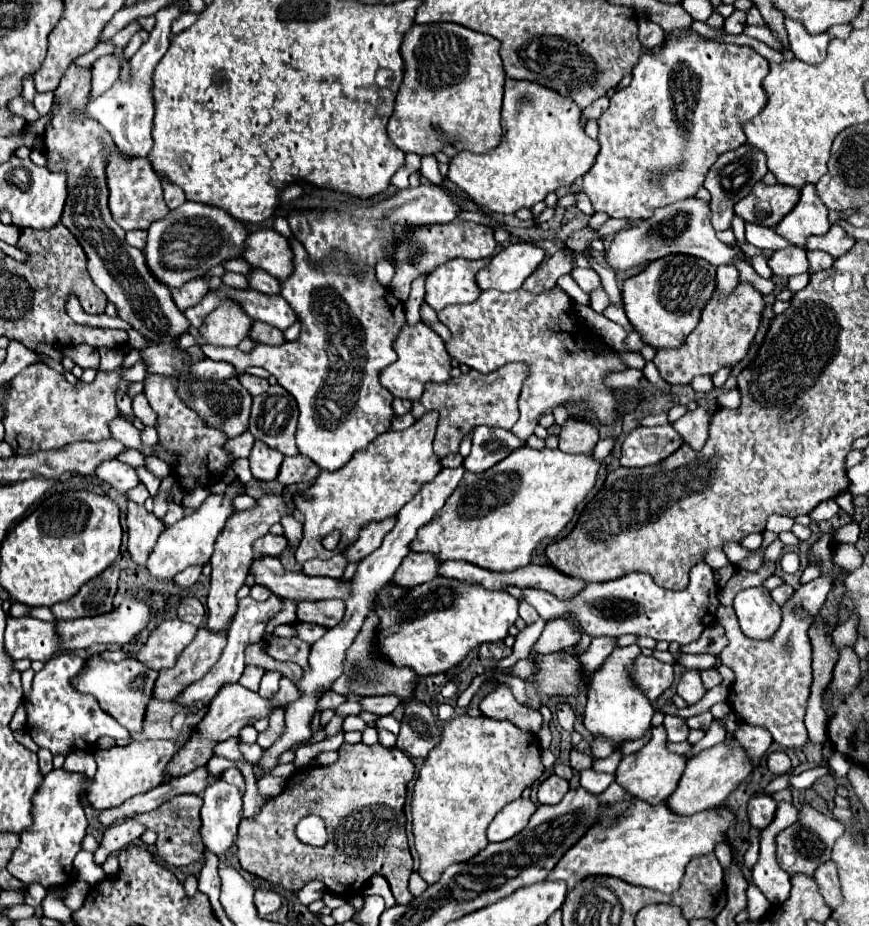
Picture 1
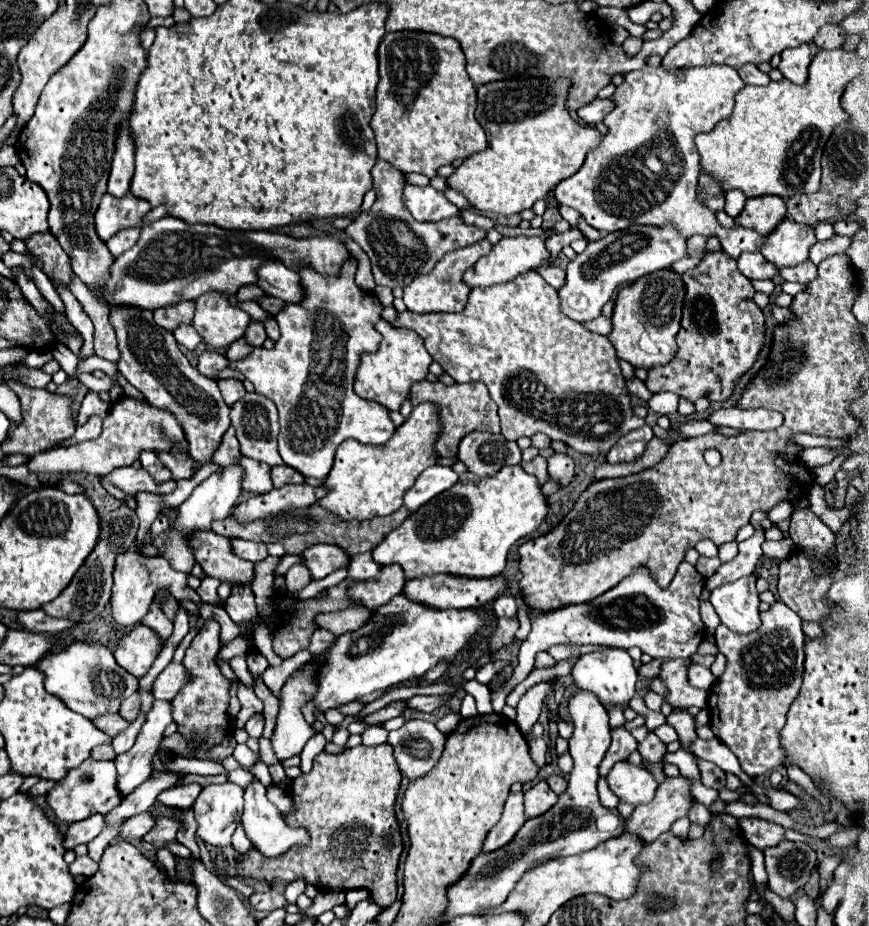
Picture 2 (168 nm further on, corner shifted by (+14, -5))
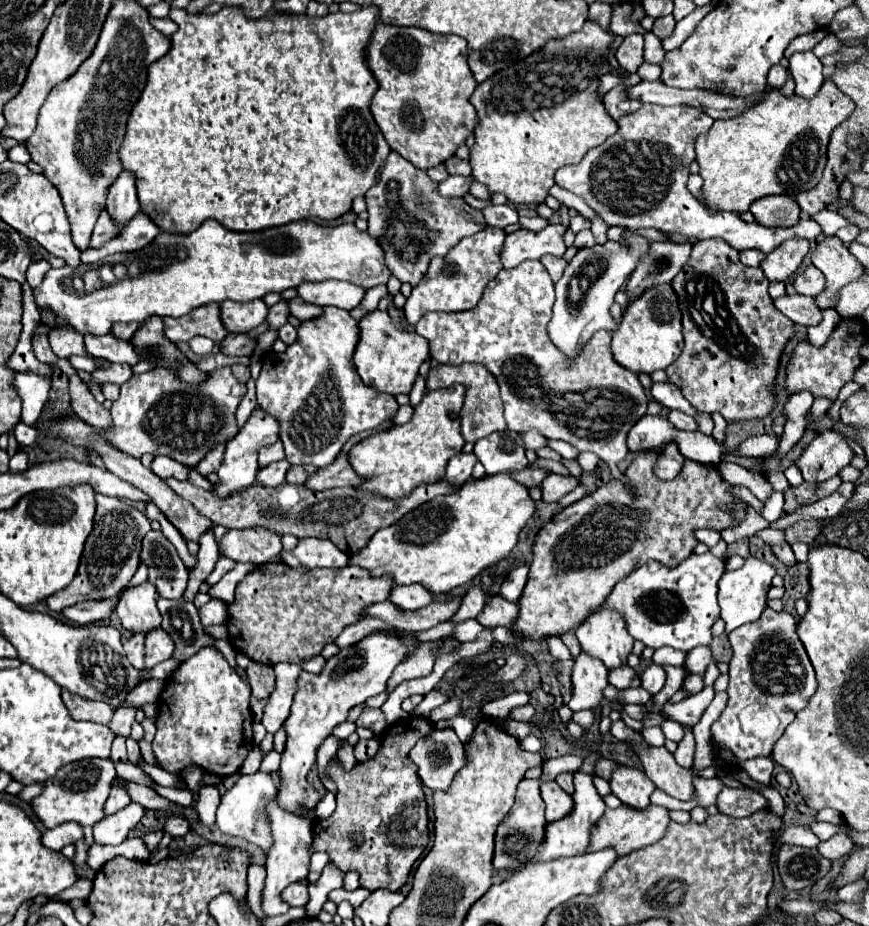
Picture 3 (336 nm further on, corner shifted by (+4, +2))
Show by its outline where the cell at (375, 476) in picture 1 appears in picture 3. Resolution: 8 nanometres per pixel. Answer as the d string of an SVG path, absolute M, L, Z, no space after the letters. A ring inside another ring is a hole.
M464 385L430 391L414 409L414 415L406 425L394 425L388 431L356 443L350 449L350 465L366 479L360 489L400 499L416 489L416 485L440 481L446 473L448 459L460 453L466 443L460 435L460 409L464 405L464 393Z

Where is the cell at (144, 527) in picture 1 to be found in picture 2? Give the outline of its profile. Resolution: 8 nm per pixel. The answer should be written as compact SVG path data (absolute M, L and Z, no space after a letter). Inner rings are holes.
M136 540L116 556L116 568L114 568L114 586L112 586L112 616L118 624L130 626L140 622L146 616L152 598L158 590L168 590L176 600L192 600L196 606L202 606L202 598L196 590L188 586L188 574L174 572L170 564L158 560L158 558L144 558L138 550Z

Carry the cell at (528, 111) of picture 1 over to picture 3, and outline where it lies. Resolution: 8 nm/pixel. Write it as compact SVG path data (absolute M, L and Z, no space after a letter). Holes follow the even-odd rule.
M586 21L584 27L576 33L570 33L568 37L560 37L560 39L554 39L554 41L548 41L542 49L534 51L532 55L520 59L518 63L514 63L512 67L506 67L502 71L498 71L496 75L488 77L484 83L480 83L474 93L470 95L470 103L474 105L476 109L476 115L478 115L478 123L476 123L476 129L474 129L474 145L470 147L470 167L472 167L472 177L480 183L484 183L488 187L488 191L500 191L504 193L512 203L526 203L526 205L540 205L544 203L546 195L548 195L548 189L554 185L554 173L558 167L564 167L568 163L578 163L582 161L582 157L594 149L596 145L602 145L612 133L616 133L616 121L608 115L602 99L598 97L598 87L600 87L600 77L610 73L610 61L608 61L608 55L610 55L610 47L614 43L614 35L606 29L602 29L596 21Z

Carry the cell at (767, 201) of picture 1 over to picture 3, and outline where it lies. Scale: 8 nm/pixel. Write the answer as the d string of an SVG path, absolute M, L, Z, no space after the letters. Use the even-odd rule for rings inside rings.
M776 195L754 201L750 213L764 227L792 227L798 223L800 207L790 195Z

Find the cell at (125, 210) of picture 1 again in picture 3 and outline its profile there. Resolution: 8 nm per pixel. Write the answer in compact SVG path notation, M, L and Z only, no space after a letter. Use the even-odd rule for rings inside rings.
M104 211L98 221L96 221L96 227L92 231L92 237L90 237L90 245L96 249L96 247L102 247L106 241L110 241L112 237L116 235L116 225L112 225L112 219L108 217L108 213Z

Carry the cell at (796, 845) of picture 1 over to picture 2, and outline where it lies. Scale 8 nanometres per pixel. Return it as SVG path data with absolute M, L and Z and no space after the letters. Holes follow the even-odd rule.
M782 840L772 848L764 848L768 886L780 898L790 898L808 880L816 866L816 850L810 844Z

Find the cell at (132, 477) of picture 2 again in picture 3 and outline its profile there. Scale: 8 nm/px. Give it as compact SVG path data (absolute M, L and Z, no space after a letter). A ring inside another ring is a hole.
M154 457L152 471L162 479L164 477L174 477L174 479L180 479L180 481L186 481L188 475L190 475L190 467L180 465L178 461L172 461L170 457Z

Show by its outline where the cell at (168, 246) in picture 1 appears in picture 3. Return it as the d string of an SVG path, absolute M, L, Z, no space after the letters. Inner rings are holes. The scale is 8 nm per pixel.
M204 221L200 225L200 229L196 229L196 233L188 235L188 237L168 237L168 233L160 233L146 249L142 249L140 253L116 253L116 255L110 255L106 259L100 259L98 263L92 263L92 265L84 265L80 263L80 267L72 269L72 267L62 267L62 269L50 269L44 277L44 281L40 283L40 287L32 289L34 293L34 301L36 301L36 307L42 311L42 309L50 309L54 315L56 315L56 327L70 327L74 329L76 333L80 335L94 335L94 337L100 337L100 335L106 335L112 331L112 325L118 323L118 321L136 321L136 323L142 323L144 319L148 317L180 317L180 315L186 315L190 313L192 309L196 307L202 307L202 305L208 305L208 303L222 303L226 299L230 301L240 301L240 303L246 303L246 301L254 301L254 299L262 299L264 295L276 291L276 293L282 293L284 289L290 289L290 287L298 287L300 283L316 283L316 281L326 281L326 279L338 279L338 281L350 281L358 287L364 287L364 289L372 289L376 285L384 285L388 283L388 279L392 277L390 269L386 267L384 263L384 251L382 247L378 245L378 241L374 237L370 237L368 231L360 231L356 229L354 223L344 223L344 225L336 225L336 227L322 227L322 225L316 225L312 221L292 221L292 223L286 223L282 227L272 227L272 229L266 229L266 231L256 231L256 233L232 233L228 229L224 229L220 223L216 221ZM88 271L98 271L98 283L96 287L88 289L86 283L84 283L84 273Z

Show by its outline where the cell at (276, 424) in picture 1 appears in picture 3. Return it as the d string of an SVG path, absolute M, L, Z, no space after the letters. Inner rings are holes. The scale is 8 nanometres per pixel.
M278 441L278 445L270 445L270 447L264 447L260 449L260 457L258 457L258 467L266 467L274 461L280 461L284 459L284 449L282 449L282 443Z

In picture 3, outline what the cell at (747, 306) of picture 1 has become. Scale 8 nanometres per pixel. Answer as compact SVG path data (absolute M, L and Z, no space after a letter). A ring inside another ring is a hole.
M706 239L706 241L698 241L692 245L692 253L690 253L690 259L688 263L684 265L684 269L672 279L672 289L676 291L678 295L678 301L680 301L680 311L682 311L682 335L690 335L690 343L686 341L680 357L666 369L668 373L668 379L670 383L674 383L682 395L698 409L698 411L704 411L704 413L720 413L728 423L736 423L736 421L748 421L748 419L764 419L770 415L770 411L774 409L776 405L776 397L772 395L772 387L776 383L776 373L778 373L778 365L780 365L780 355L786 347L786 343L794 337L794 323L782 315L774 303L772 303L772 297L768 295L768 279L764 277L764 273L760 273L758 267L746 267L746 265L740 265L740 259L738 259L738 251L728 247L726 241L720 241L720 239Z

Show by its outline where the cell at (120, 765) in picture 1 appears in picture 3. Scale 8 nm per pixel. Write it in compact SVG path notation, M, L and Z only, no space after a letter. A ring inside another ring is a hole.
M84 759L68 763L56 771L56 777L44 781L42 793L32 799L32 809L46 829L54 829L62 823L76 821L84 829L84 839L90 847L94 843L92 827L104 817L102 807L110 793L110 783L114 777L116 769L110 759Z

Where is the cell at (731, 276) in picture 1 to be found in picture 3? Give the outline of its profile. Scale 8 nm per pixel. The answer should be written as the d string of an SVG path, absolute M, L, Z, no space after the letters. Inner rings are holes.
M642 105L636 113L624 115L618 119L618 131L608 137L602 145L594 147L586 153L586 157L576 165L566 165L556 171L556 185L562 189L582 197L602 219L606 225L618 225L624 229L640 229L640 227L654 227L666 233L678 231L688 237L696 239L712 239L720 237L730 247L744 251L744 249L760 249L762 253L770 253L776 247L782 245L782 241L792 237L804 237L804 239L818 239L822 235L822 229L812 219L802 219L798 225L788 229L770 229L762 227L760 223L746 223L734 213L716 213L714 217L704 209L704 205L688 191L688 163L694 161L694 141L700 133L708 131L712 127L712 119L704 117L698 109L688 109L686 105L678 107L662 107L662 105Z

